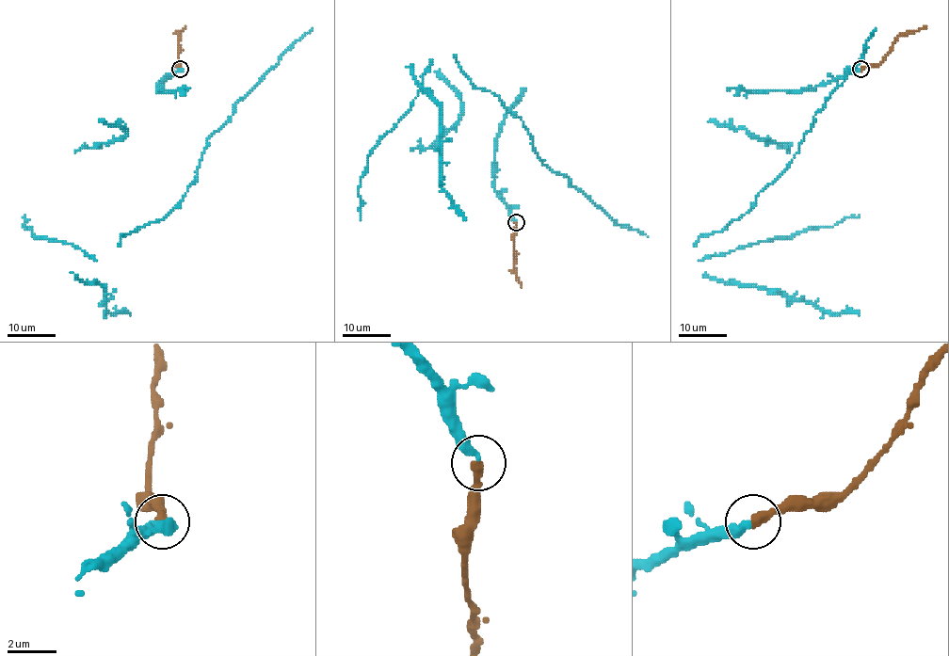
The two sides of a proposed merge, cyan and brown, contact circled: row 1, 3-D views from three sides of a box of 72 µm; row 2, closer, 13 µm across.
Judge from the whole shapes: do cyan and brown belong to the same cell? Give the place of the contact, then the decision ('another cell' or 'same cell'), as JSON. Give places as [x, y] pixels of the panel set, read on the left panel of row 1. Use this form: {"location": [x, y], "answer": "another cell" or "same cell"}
{"location": [180, 69], "answer": "same cell"}

